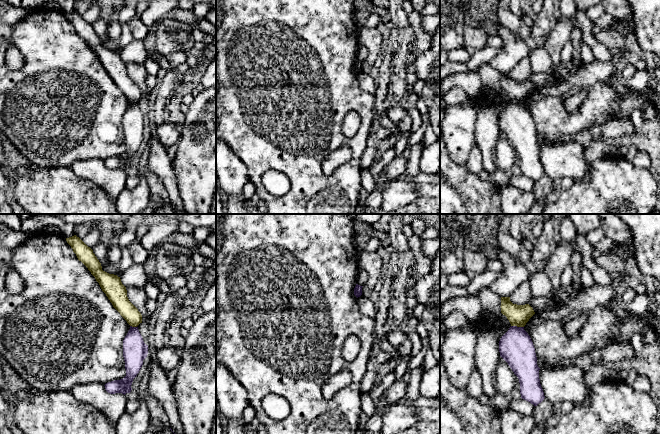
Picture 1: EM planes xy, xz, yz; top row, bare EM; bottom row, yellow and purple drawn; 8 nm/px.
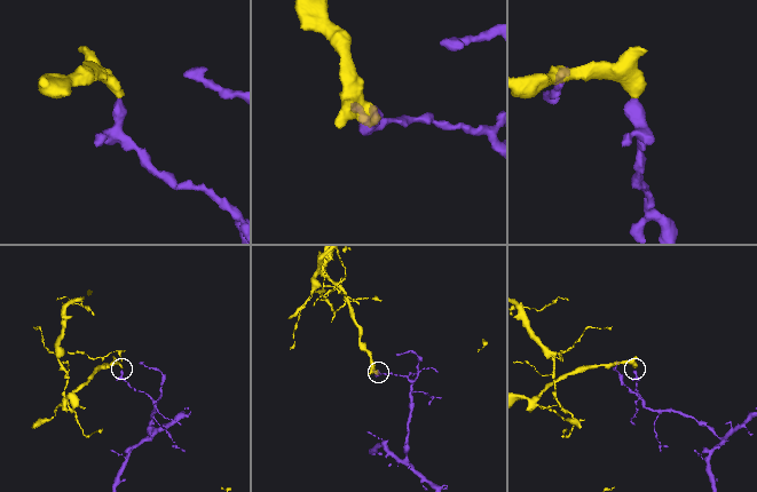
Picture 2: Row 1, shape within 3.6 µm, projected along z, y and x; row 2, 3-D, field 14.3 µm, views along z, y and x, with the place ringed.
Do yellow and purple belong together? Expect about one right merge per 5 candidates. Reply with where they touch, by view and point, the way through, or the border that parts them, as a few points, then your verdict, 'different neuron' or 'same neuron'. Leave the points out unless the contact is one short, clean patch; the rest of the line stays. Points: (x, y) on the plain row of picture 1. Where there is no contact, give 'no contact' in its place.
contact yz (517, 102); border yz (511, 101), (523, 103); different neuron

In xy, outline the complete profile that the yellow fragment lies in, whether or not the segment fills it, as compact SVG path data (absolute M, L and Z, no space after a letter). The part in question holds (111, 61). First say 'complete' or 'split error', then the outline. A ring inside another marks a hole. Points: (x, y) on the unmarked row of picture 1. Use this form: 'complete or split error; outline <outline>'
complete; outline M74 11L66 14L66 17L73 25L78 36L81 37L95 53L113 83L127 99L132 103L137 103L142 99L142 91L129 77L126 63L122 60L120 53L103 47L101 39L93 29L93 26L79 13Z

